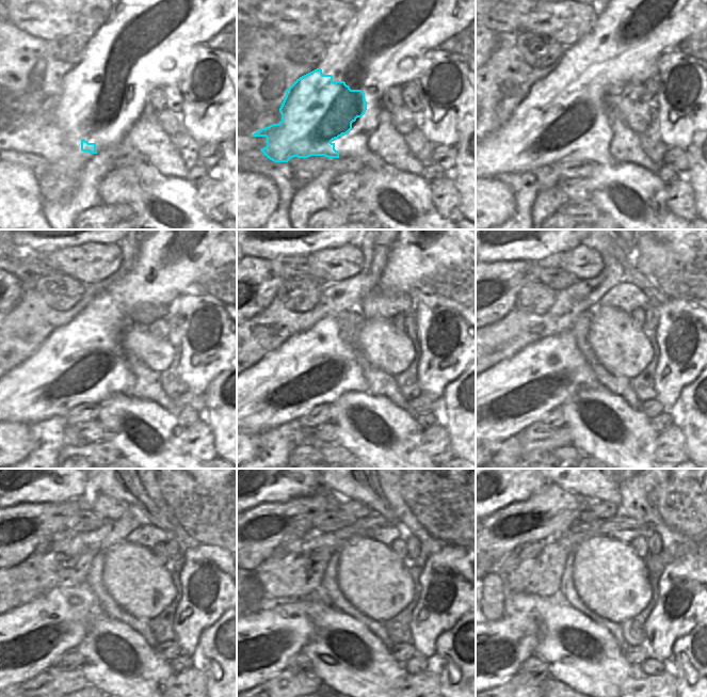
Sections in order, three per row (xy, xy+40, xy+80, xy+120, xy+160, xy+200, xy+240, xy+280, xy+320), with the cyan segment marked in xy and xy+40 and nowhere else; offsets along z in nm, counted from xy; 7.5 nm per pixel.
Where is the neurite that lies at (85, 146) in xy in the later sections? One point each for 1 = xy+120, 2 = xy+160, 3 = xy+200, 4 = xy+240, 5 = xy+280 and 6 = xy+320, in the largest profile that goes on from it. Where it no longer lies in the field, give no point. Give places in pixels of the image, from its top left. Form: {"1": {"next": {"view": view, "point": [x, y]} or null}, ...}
{"1": {"next": {"view": "xy+120", "point": [28, 396]}}, "2": {"next": {"view": "xy+160", "point": [258, 399]}}, "3": {"next": {"view": "xy+200", "point": [498, 404]}}, "4": {"next": {"view": "xy+240", "point": [22, 643]}}, "5": {"next": {"view": "xy+280", "point": [258, 647]}}, "6": {"next": {"view": "xy+320", "point": [497, 648]}}}

